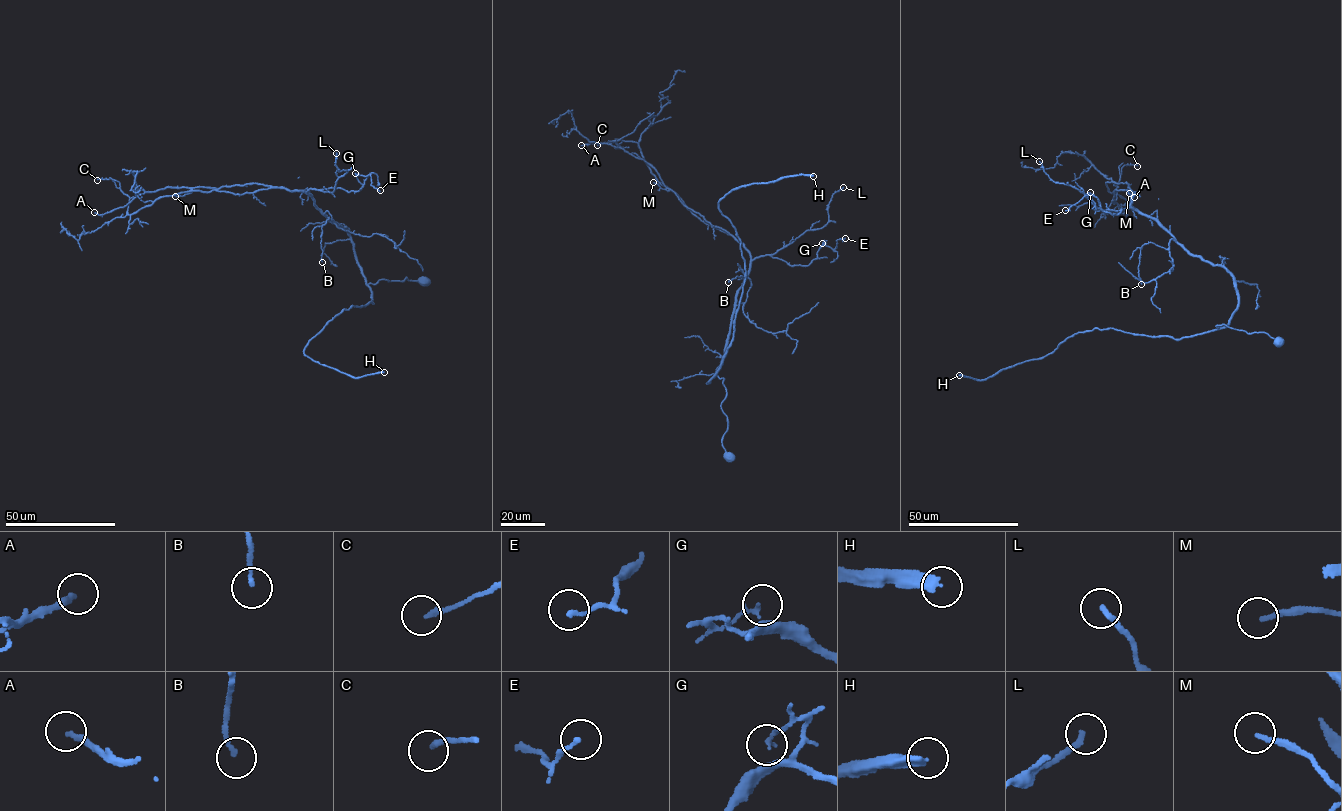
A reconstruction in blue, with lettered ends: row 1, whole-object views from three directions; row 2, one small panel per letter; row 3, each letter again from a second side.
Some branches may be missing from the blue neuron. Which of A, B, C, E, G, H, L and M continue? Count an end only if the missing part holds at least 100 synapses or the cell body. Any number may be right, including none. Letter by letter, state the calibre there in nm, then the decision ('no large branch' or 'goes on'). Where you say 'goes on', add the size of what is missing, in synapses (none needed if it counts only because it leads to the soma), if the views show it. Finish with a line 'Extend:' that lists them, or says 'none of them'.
A: calibre 200 nm; goes on; 140 synapses
B: calibre 160 nm; no large branch
C: calibre 180 nm; no large branch
E: calibre 150 nm; no large branch
G: calibre 160 nm; no large branch
H: calibre 320 nm; goes on; 500 synapses
L: calibre 200 nm; no large branch
M: calibre 180 nm; no large branch
Extend: A, H

